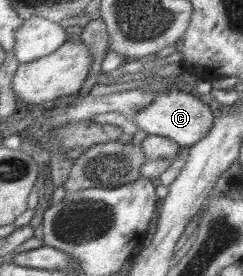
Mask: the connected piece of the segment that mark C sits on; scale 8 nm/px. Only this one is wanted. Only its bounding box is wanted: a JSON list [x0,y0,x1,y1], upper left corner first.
[130,86,216,150]

